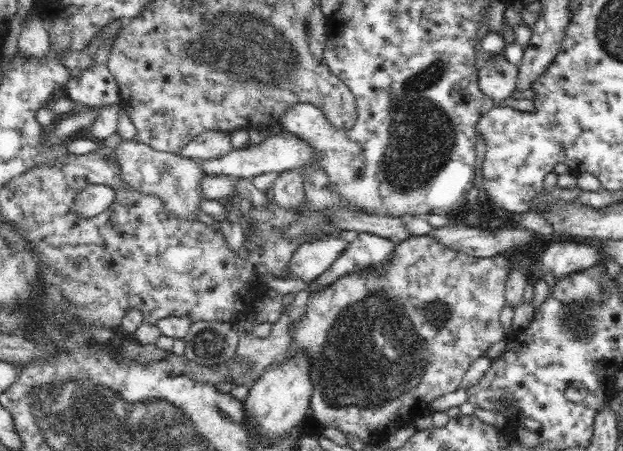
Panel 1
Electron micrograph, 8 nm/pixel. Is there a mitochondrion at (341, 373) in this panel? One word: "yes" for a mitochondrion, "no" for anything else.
yes

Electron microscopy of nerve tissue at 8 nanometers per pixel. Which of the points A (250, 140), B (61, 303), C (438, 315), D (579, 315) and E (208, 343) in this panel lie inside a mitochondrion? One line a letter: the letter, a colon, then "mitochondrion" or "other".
A: other
B: mitochondrion
C: mitochondrion
D: mitochondrion
E: mitochondrion

